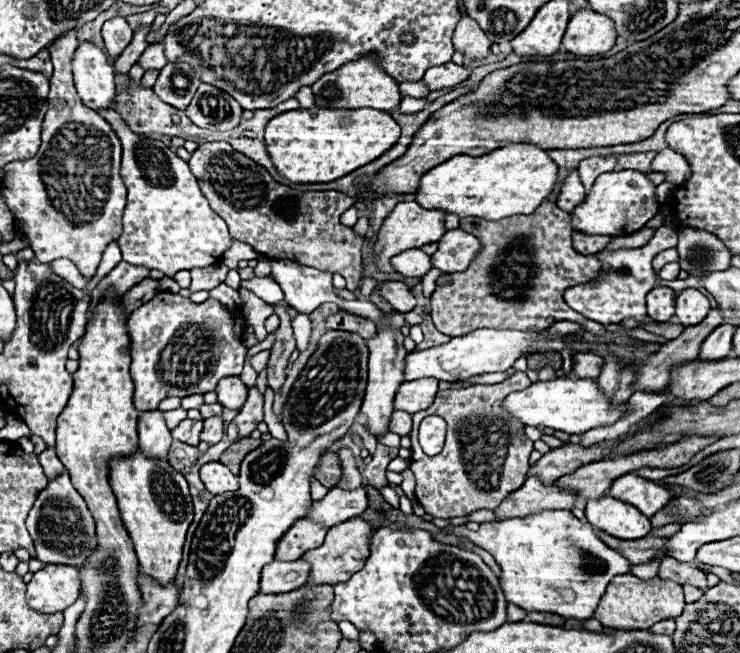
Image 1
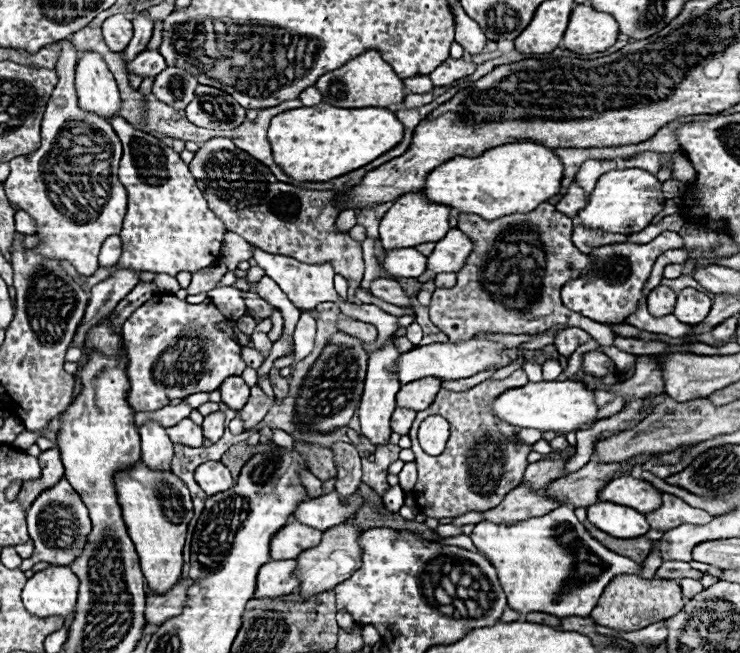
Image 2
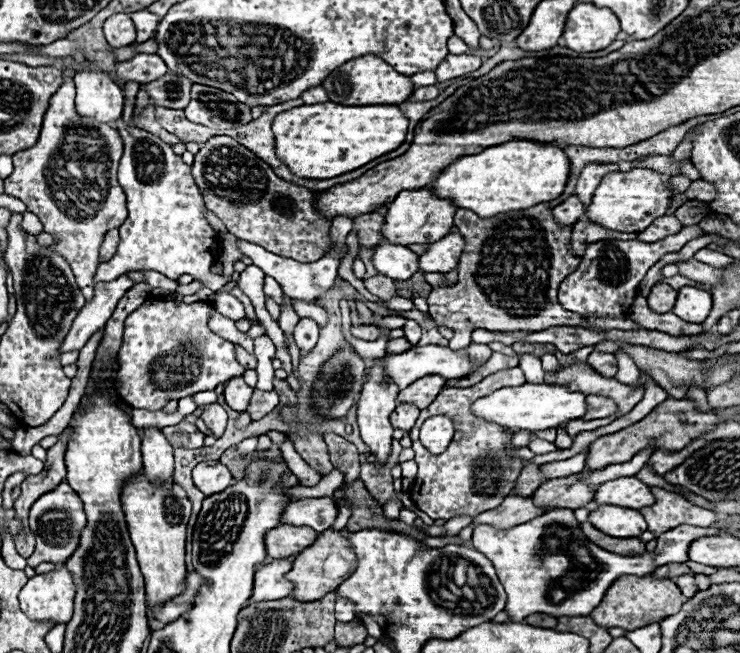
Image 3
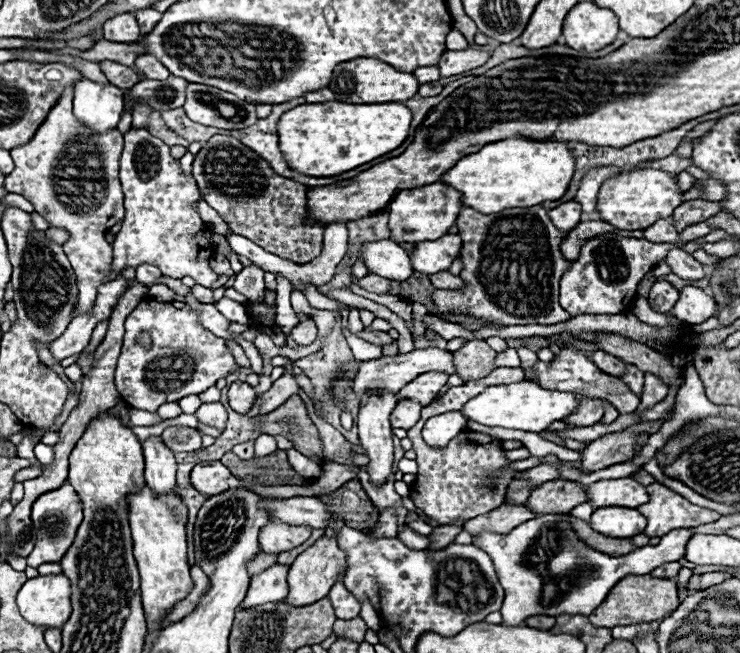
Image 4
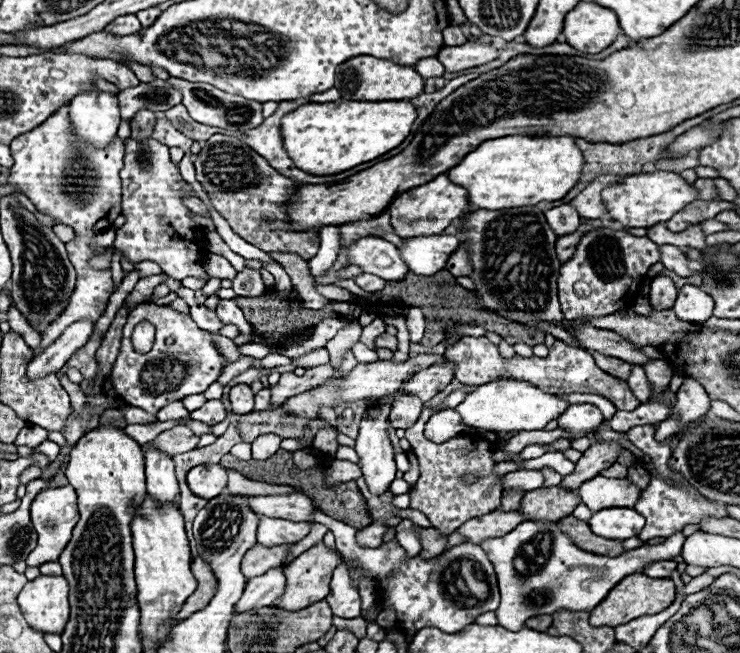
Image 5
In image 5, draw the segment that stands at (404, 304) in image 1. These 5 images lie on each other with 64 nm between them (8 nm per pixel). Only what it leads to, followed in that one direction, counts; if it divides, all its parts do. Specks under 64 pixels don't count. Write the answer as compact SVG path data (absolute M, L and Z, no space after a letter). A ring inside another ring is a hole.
M360 274L360 276L356 276L356 284L362 290L366 290L366 292L380 292L386 286L386 282L382 278L376 278L374 274Z

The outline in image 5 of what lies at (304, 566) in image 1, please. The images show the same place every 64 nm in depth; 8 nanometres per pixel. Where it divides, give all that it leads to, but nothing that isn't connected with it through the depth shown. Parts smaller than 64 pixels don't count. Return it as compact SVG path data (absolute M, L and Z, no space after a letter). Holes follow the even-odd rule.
M284 568L268 570L262 576L248 580L242 598L236 604L236 612L258 610L262 606L272 606L284 594Z

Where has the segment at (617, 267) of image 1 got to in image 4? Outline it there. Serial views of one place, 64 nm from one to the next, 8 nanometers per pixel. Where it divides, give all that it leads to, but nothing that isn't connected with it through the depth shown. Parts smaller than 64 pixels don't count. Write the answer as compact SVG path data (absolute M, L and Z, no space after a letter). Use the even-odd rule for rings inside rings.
M704 222L700 224L692 224L692 226L686 226L682 232L680 232L680 242L690 242L690 240L696 240L696 238L702 238L710 232L712 228L708 228ZM604 234L600 238L588 240L580 252L580 258L560 280L562 308L572 316L626 312L636 296L636 286L644 278L644 274L660 264L666 258L668 250L678 246L680 244L672 242L652 244L644 238L622 238L616 234Z

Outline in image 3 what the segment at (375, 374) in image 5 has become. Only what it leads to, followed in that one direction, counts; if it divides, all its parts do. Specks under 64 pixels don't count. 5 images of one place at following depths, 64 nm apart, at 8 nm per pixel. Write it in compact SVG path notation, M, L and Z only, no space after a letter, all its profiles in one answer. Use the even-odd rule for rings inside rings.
M428 344L414 346L404 354L392 354L384 360L384 374L400 388L408 386L408 380L438 374L442 378L464 378L472 372L468 350L452 350L448 346Z

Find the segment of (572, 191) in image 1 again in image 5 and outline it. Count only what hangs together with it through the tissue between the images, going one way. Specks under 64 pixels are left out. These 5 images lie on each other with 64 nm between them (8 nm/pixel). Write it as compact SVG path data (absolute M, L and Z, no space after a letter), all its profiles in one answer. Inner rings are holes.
M564 204L564 206L548 210L546 220L548 220L548 224L552 226L552 230L558 236L572 234L580 224L580 216L578 216L578 212L576 212L576 208L572 204Z

